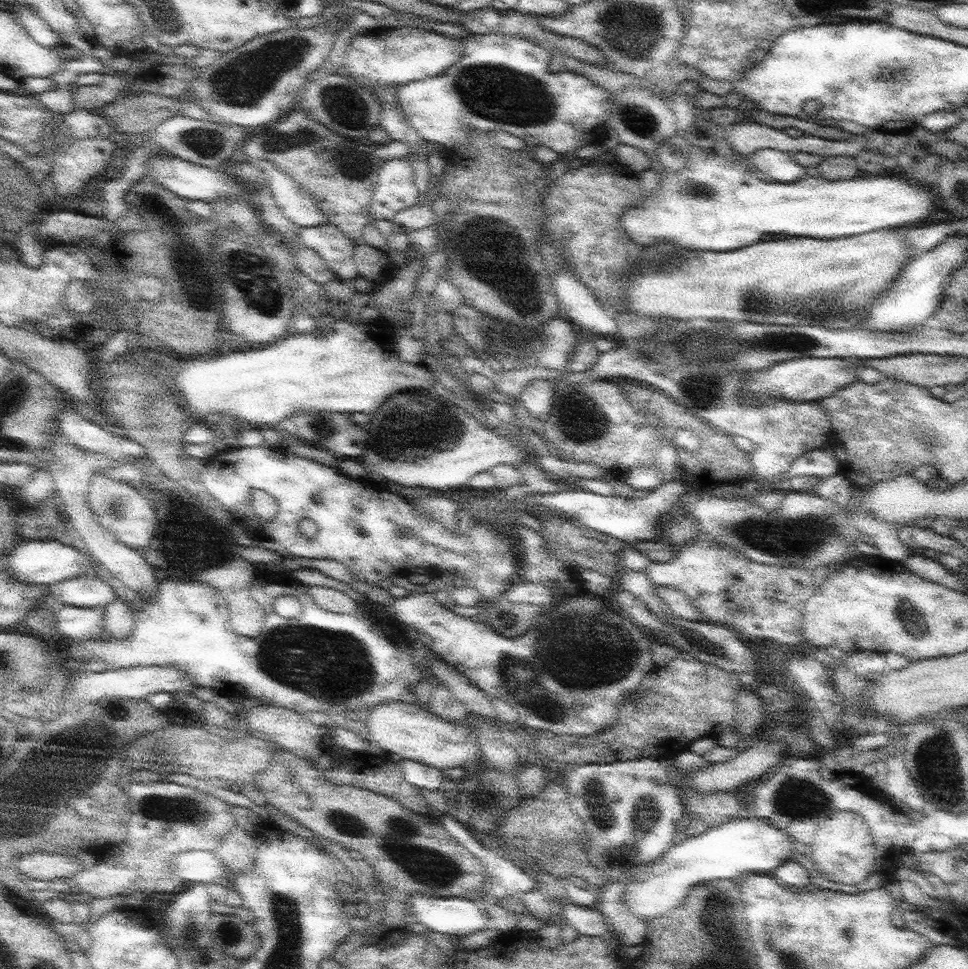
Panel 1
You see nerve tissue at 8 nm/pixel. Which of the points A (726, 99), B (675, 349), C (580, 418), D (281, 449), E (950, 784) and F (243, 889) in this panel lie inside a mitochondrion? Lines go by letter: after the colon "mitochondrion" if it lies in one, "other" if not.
A: other
B: mitochondrion
C: mitochondrion
D: other
E: mitochondrion
F: other

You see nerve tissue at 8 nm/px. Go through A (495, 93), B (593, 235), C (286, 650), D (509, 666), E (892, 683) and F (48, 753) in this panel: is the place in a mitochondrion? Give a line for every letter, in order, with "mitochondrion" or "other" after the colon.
A: mitochondrion
B: other
C: mitochondrion
D: mitochondrion
E: other
F: mitochondrion

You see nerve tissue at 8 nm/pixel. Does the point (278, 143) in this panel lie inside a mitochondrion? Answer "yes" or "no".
yes

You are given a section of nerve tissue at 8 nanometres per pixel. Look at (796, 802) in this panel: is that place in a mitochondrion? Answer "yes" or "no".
yes

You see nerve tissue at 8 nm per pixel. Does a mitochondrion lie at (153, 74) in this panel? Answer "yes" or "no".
no

